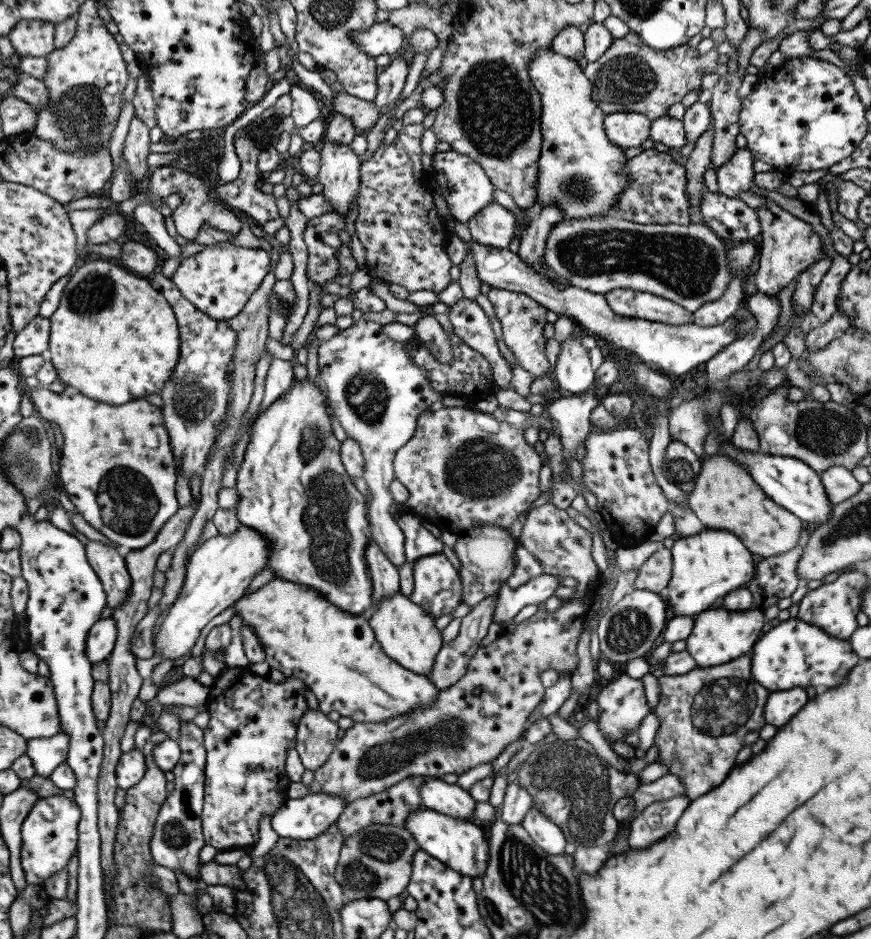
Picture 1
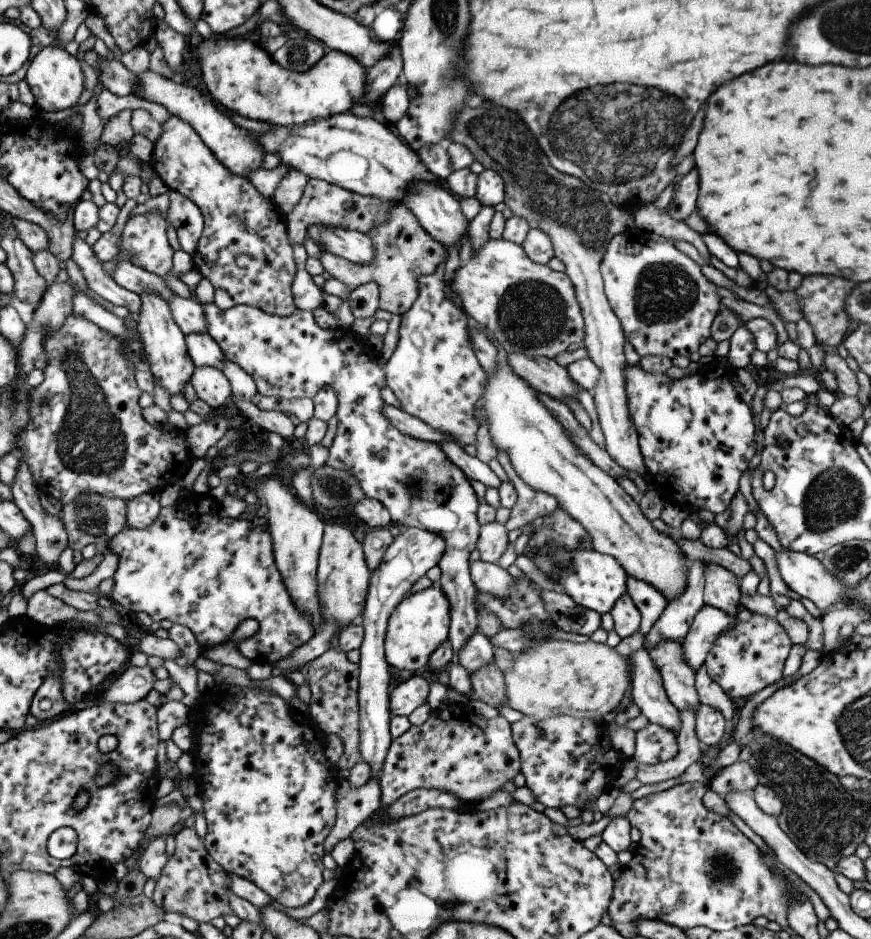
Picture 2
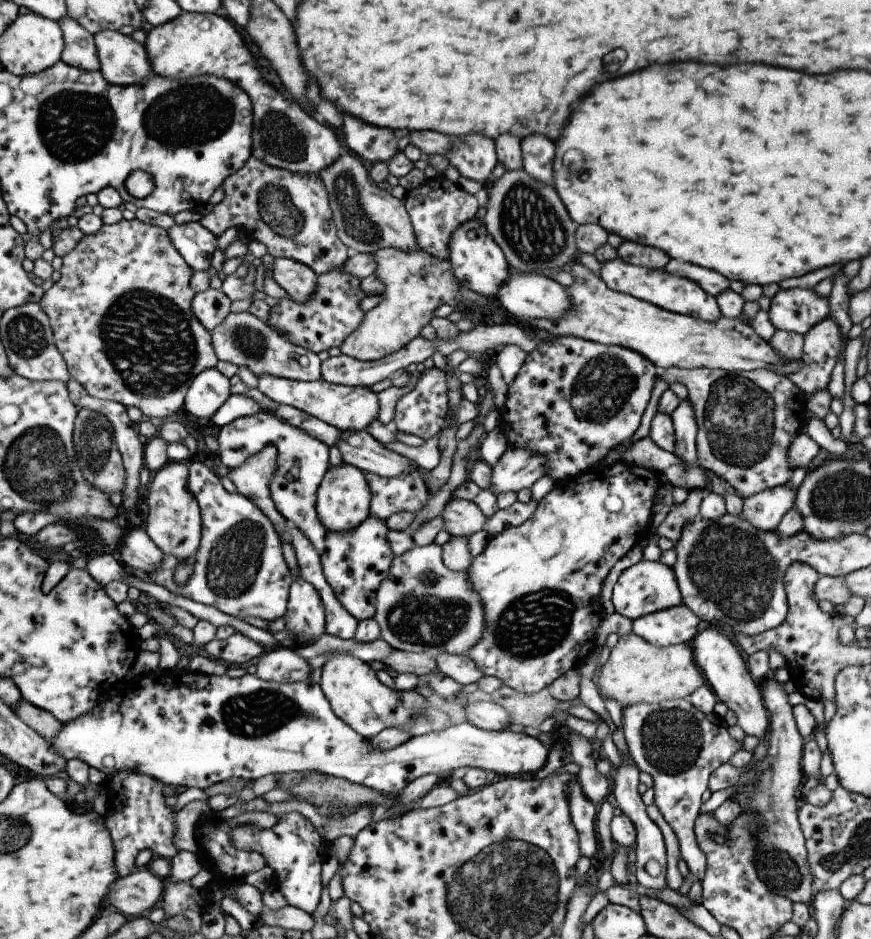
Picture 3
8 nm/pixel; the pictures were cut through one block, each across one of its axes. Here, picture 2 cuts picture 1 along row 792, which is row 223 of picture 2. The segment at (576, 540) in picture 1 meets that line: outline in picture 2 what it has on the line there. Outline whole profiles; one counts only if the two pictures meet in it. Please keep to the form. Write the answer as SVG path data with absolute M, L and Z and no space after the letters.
M307 179L301 199L286 215L289 245L303 245L303 234L307 226L322 224L343 230L365 233L373 244L373 260L369 264L354 266L345 258L319 248L322 269L345 284L351 293L357 286L373 282L378 288L378 308L388 316L403 315L415 302L419 294L418 281L421 276L433 275L435 268L447 259L447 251L415 219L415 216L395 200L379 200L371 196L349 192L340 186L319 179Z

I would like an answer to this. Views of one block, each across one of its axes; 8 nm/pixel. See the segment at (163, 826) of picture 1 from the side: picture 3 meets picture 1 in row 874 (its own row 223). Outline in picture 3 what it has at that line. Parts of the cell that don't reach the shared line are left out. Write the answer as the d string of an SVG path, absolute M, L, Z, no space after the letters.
M198 222L173 225L168 232L172 245L192 271L207 271L216 247L215 236Z

